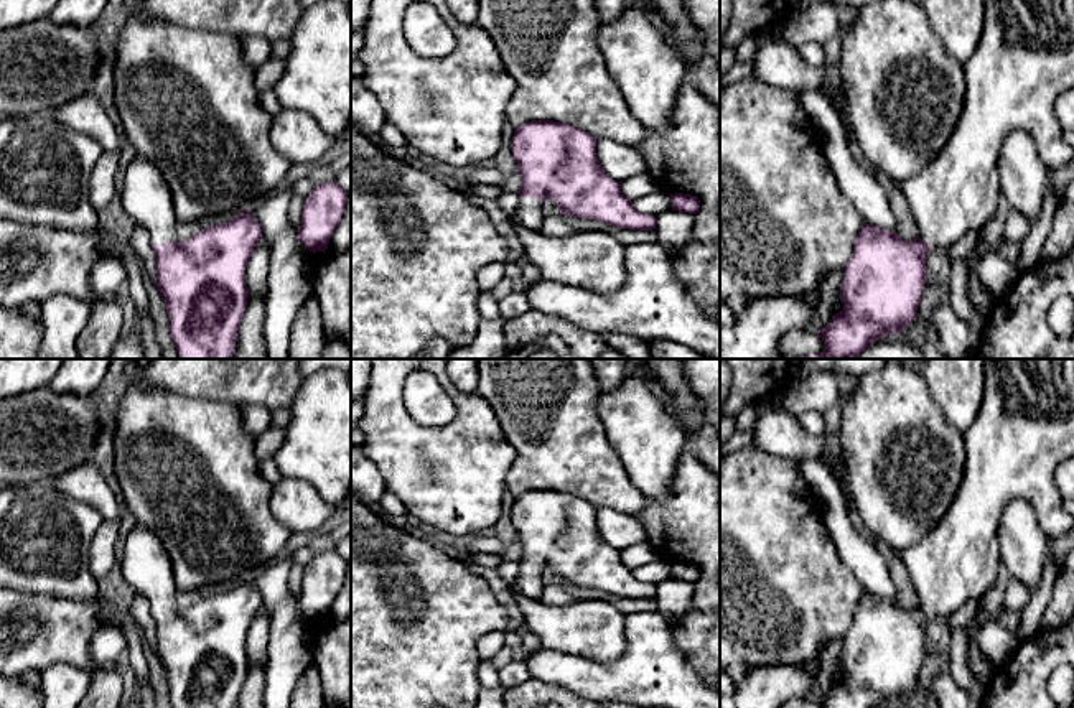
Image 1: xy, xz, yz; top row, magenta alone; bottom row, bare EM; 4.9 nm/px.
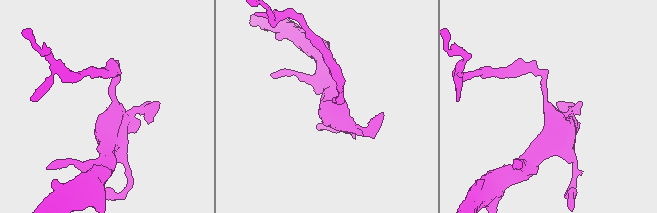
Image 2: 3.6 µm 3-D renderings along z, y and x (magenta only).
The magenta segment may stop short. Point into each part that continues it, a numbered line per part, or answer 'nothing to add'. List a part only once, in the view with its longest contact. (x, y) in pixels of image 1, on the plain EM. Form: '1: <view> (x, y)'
1: xy (145, 565)

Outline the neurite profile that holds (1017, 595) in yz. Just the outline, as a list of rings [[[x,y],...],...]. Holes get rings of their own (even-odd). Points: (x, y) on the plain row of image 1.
[[[1011,578],[1005,589],[1005,599],[1000,609],[997,611],[995,619],[998,619],[1003,613],[1008,613],[1016,617],[1026,606],[1031,604],[1031,598],[1033,594],[1028,586]]]

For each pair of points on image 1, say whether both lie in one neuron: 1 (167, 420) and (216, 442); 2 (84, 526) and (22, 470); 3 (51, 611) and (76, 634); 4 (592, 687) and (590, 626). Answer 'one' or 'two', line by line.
1: one
2: two
3: one
4: two

